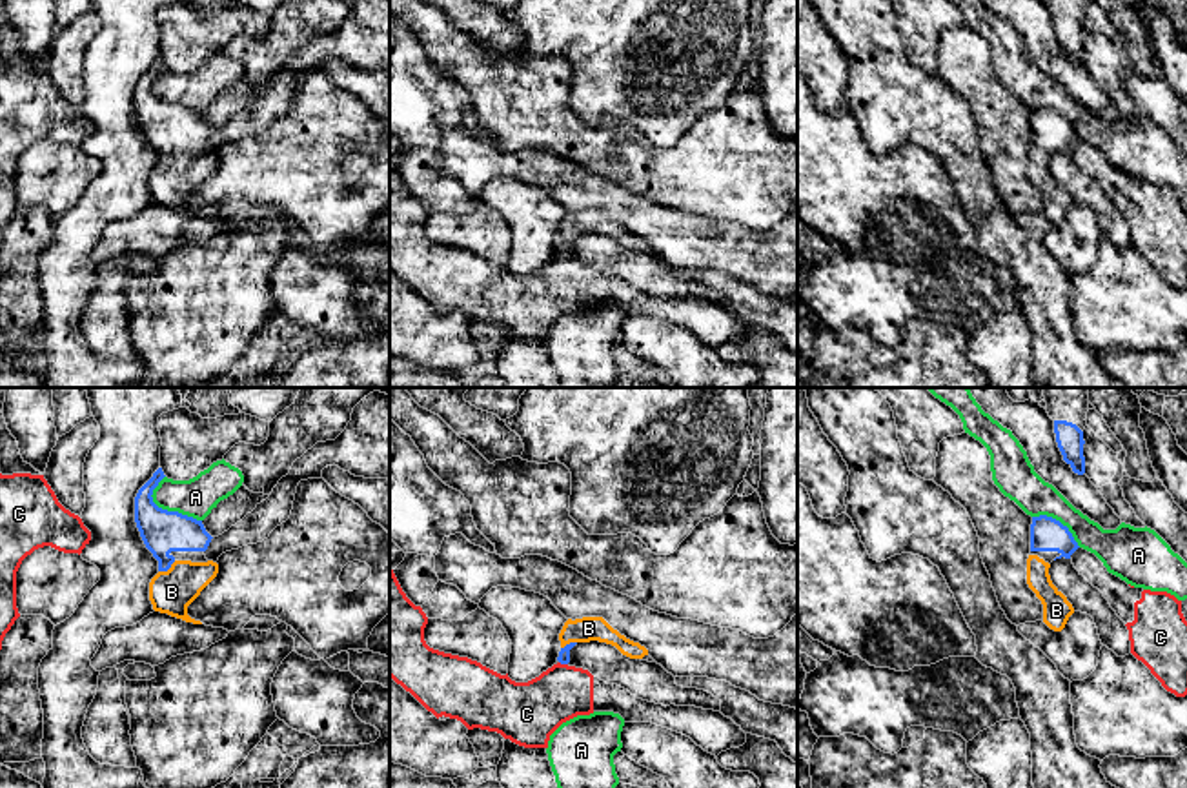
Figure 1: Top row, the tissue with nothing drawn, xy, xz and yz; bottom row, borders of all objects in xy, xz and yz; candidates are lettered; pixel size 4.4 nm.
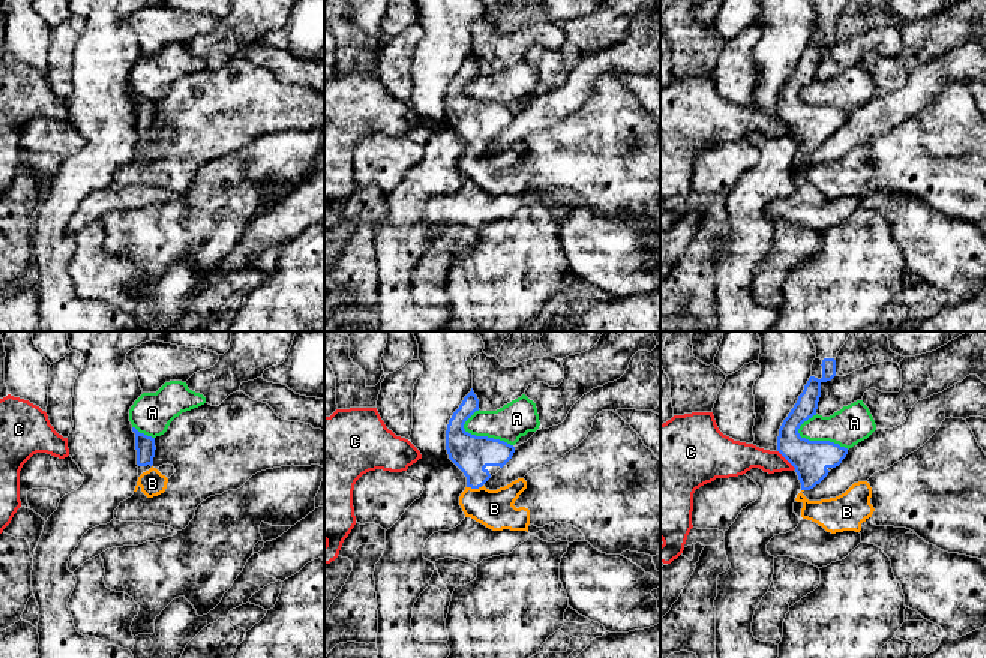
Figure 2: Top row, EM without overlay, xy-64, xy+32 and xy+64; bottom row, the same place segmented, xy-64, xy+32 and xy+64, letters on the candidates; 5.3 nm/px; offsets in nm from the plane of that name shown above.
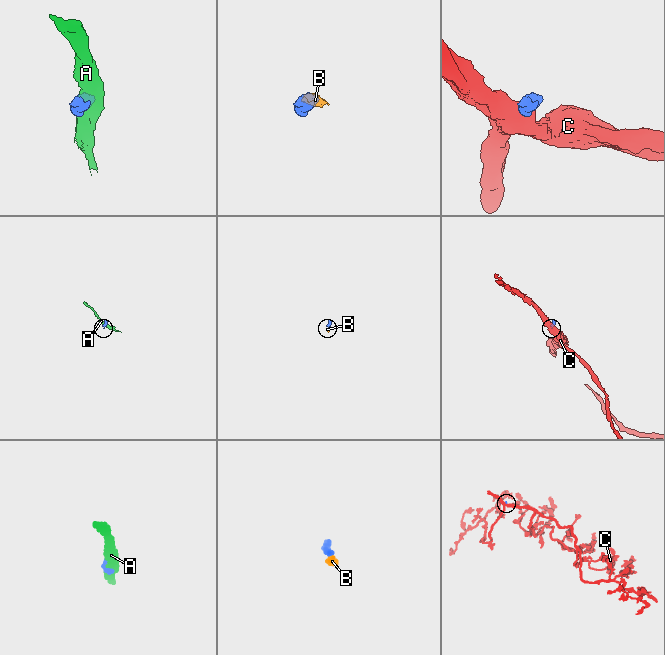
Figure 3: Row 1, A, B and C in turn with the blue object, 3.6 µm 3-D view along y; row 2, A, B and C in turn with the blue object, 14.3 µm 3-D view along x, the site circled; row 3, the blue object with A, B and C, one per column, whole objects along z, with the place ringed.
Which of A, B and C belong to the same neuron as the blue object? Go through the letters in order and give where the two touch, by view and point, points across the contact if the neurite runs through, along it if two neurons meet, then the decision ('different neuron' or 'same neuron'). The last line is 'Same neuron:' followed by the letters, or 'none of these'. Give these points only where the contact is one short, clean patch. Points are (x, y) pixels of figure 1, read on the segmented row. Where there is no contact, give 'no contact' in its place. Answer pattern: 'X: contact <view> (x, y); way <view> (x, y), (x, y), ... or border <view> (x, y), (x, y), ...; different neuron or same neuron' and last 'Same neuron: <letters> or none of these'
A: contact xy (164, 510); different neuron
B: contact xy (166, 570); way xy (162, 532), (166, 570), (172, 592); same neuron
C: contact xz (563, 663); border xz (559, 661), (567, 665); different neuron
Same neuron: B

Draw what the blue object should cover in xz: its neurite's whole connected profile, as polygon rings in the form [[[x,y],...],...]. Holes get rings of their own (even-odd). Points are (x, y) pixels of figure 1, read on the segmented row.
[[[583,617],[583,619],[568,619],[559,633],[561,652],[557,661],[561,664],[570,662],[570,650],[577,642],[599,641],[615,646],[623,655],[630,659],[641,659],[648,662],[655,662],[644,646],[634,642],[614,630],[603,617]]]

